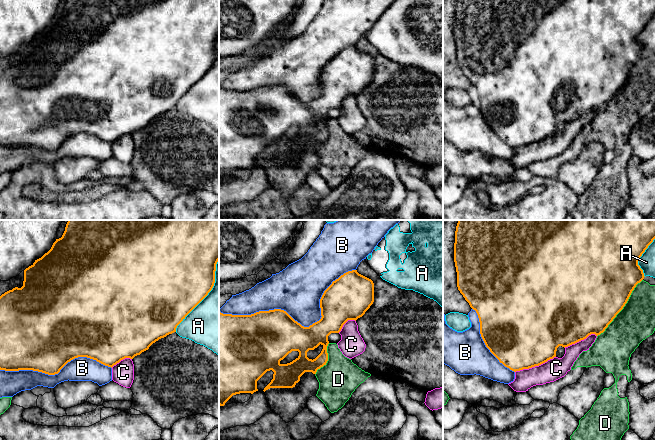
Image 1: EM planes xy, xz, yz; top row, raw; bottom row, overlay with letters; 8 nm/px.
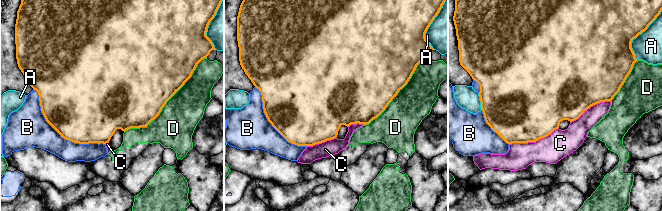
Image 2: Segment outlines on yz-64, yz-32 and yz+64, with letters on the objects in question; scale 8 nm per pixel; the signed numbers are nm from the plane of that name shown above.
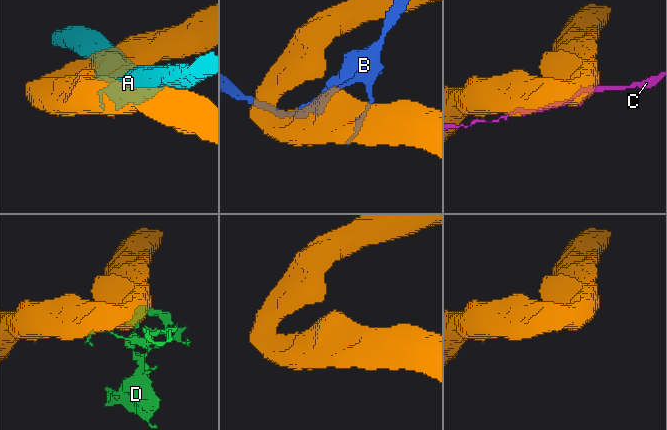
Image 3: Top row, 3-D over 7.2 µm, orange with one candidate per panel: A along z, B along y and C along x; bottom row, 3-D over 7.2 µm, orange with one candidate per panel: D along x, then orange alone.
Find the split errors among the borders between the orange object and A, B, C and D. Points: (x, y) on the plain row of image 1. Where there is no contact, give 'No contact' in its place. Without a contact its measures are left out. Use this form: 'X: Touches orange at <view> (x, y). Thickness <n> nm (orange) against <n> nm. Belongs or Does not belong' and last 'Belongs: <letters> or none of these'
A: Touches orange at xy (207, 70). Thickness 500 nm (orange) against 440 nm. Does not belong
B: Touches orange at xz (299, 99). Thickness 400 nm (orange) against 360 nm. Does not belong
C: Touches orange at yz (535, 141). Thickness 500 nm (orange) against 170 nm. Does not belong
D: Touches orange at yz (622, 84). Thickness 500 nm (orange) against 300 nm. Does not belong
Belongs: none of these

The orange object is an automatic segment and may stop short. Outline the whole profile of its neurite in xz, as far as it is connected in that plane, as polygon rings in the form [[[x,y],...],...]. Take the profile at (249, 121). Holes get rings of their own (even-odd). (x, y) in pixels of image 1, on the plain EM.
[[[352,46],[341,51],[324,67],[320,75],[322,93],[309,103],[302,102],[281,85],[259,87],[251,91],[232,91],[219,88],[219,181],[224,182],[233,171],[240,169],[253,170],[258,167],[257,157],[270,146],[274,148],[273,155],[264,164],[264,168],[270,164],[293,164],[305,148],[316,150],[317,146],[326,141],[328,137],[328,112],[331,109],[339,109],[348,96],[356,97],[362,93],[373,78],[373,57],[359,50],[357,46]],[[320,120],[323,122],[321,129],[315,135],[309,135],[307,128],[314,126]],[[292,127],[298,127],[299,132],[290,139],[281,140],[280,137]]]

